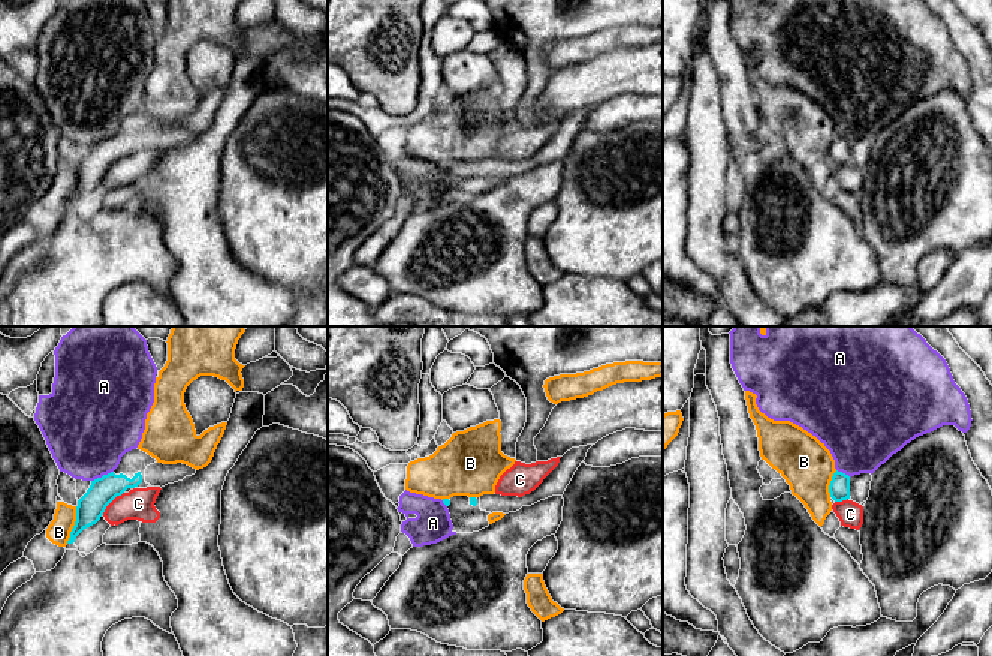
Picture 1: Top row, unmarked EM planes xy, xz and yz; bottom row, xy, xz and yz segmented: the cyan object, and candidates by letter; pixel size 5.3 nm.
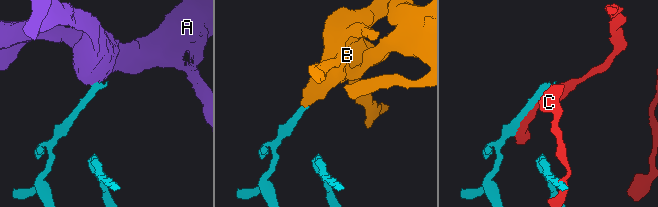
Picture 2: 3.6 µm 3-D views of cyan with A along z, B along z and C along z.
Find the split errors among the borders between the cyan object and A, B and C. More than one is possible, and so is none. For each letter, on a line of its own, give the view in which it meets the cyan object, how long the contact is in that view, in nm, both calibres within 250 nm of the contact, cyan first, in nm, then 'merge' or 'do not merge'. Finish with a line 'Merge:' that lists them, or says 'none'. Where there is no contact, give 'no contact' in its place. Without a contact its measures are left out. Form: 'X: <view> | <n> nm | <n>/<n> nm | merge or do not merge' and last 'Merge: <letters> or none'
A: xy | 130 nm | 150/460 nm | do not merge
B: xy | 200 nm | 150/130 nm | do not merge
C: xy | 170 nm | 150/170 nm | do not merge
Merge: none

